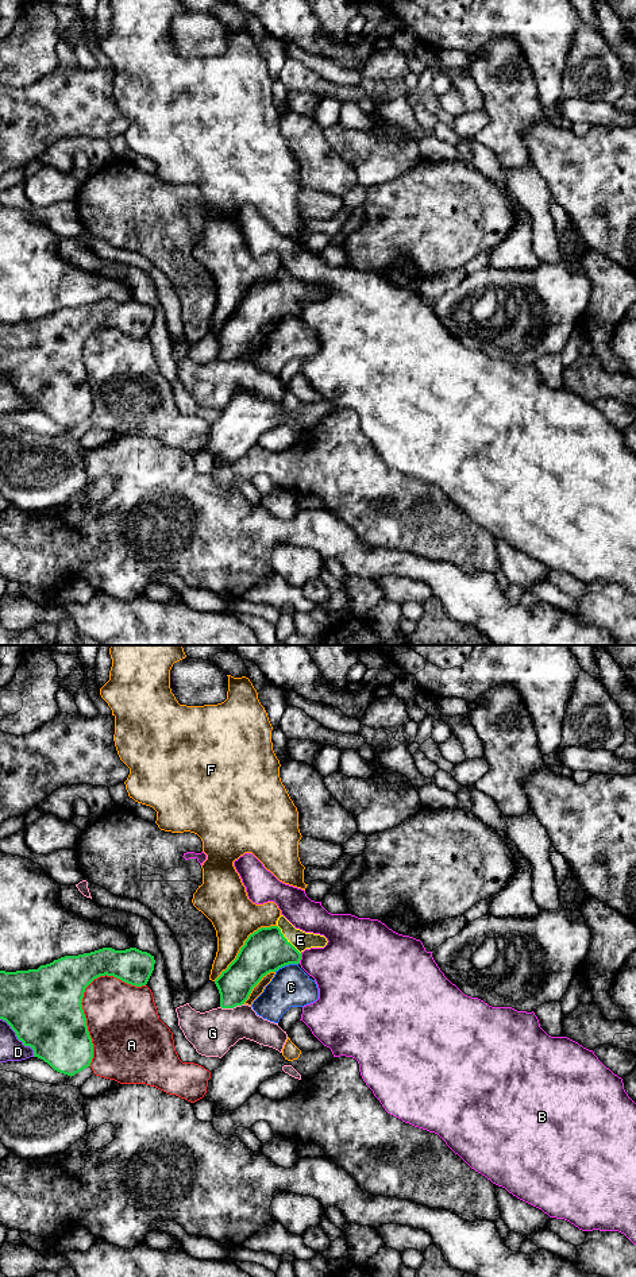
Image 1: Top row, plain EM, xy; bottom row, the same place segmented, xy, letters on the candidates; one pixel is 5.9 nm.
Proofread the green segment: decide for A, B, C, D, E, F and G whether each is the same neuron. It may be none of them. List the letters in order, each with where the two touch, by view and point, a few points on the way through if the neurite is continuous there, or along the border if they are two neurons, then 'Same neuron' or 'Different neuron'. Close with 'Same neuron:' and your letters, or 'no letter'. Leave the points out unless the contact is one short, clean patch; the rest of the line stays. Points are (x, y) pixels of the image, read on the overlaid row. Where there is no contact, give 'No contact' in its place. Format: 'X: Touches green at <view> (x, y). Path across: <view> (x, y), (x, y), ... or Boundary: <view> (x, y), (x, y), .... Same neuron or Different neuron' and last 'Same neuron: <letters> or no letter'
A: Touches green at xy (83, 996). Different neuron
B: Touches green at xy (300, 959). Different neuron
C: Touches green at xy (285, 964). Different neuron
D: Touches green at xy (18, 1038). Different neuron
E: Touches green at xy (286, 940). Path across: xy (265, 951), (281, 945), (286, 940), (300, 940). Same neuron
F: Touches green at xy (243, 945). Different neuron
G: Touches green at xy (231, 1007). Different neuron
Same neuron: E

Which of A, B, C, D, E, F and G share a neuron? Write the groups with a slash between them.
A / B / C / D / E / F / G

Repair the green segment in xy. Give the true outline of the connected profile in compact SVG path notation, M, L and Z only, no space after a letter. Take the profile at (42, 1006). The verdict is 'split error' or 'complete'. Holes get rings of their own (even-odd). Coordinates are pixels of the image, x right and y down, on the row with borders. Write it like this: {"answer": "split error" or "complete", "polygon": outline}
{"answer": "complete", "polygon": "M103 948L65 956L38 969L0 971L0 1019L34 1050L34 1057L72 1077L90 1066L93 1058L81 1004L85 988L105 975L146 985L154 964L154 956L136 948Z"}

